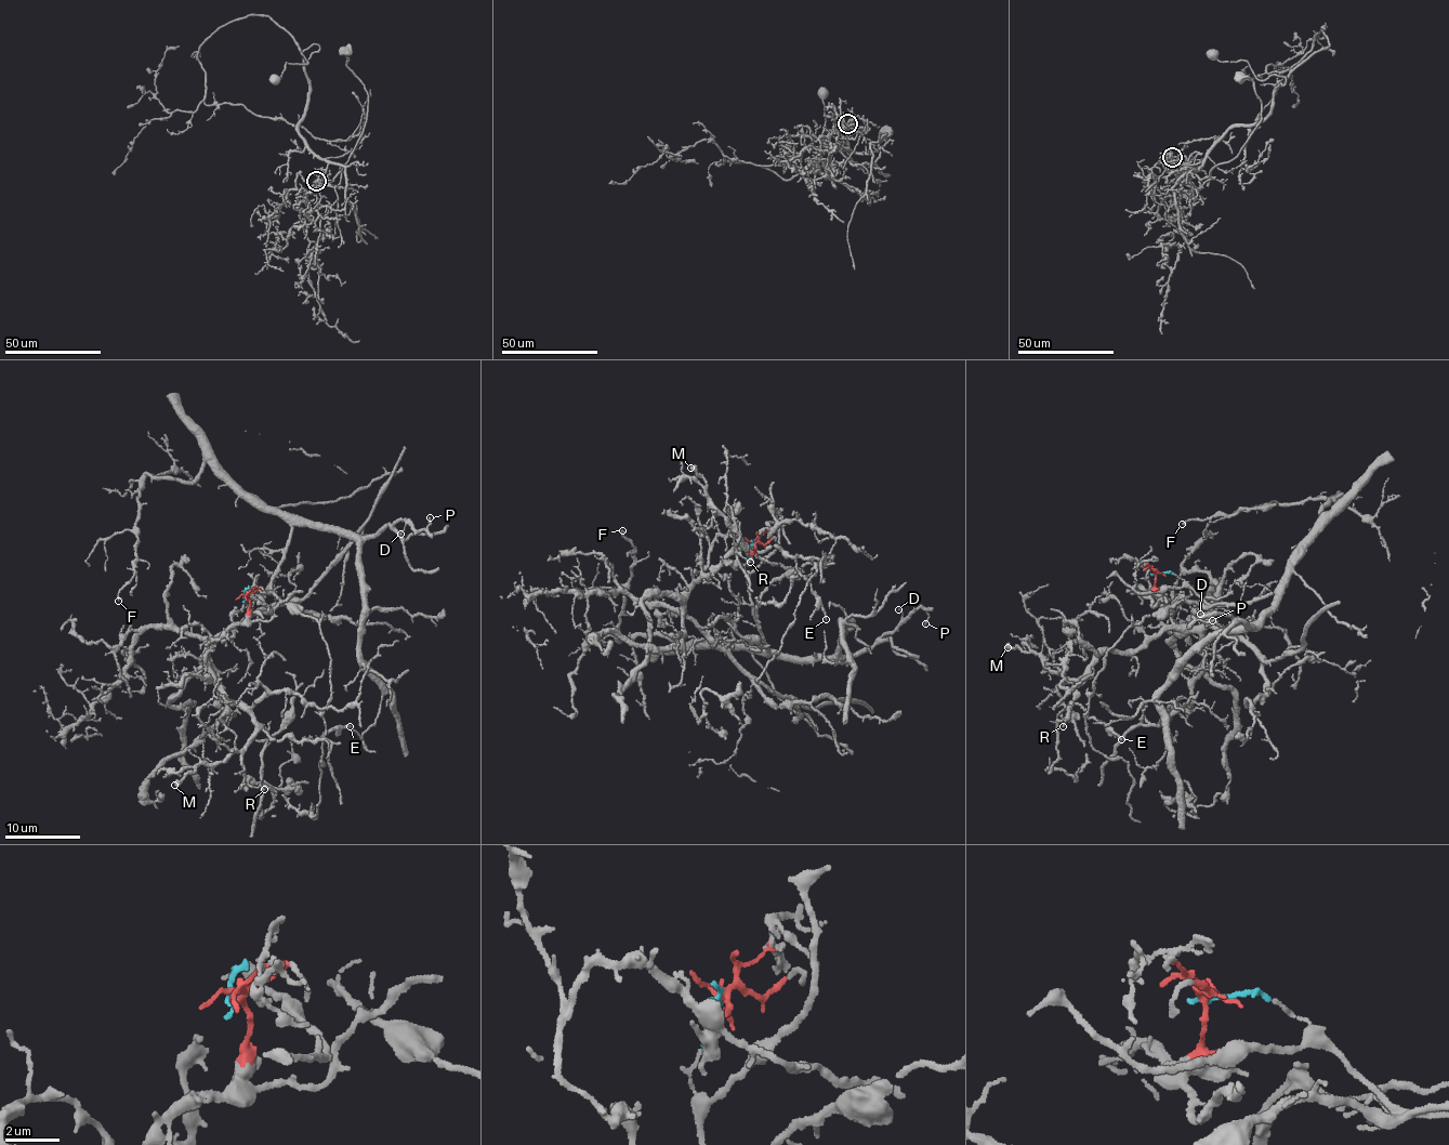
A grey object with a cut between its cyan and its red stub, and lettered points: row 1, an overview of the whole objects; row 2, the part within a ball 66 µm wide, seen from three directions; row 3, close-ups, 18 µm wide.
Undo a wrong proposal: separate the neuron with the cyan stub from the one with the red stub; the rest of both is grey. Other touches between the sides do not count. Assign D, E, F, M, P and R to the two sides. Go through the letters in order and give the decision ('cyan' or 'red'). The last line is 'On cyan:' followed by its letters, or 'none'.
D: cyan
E: red
F: cyan
M: red
P: cyan
R: red
On cyan: D, F, P

